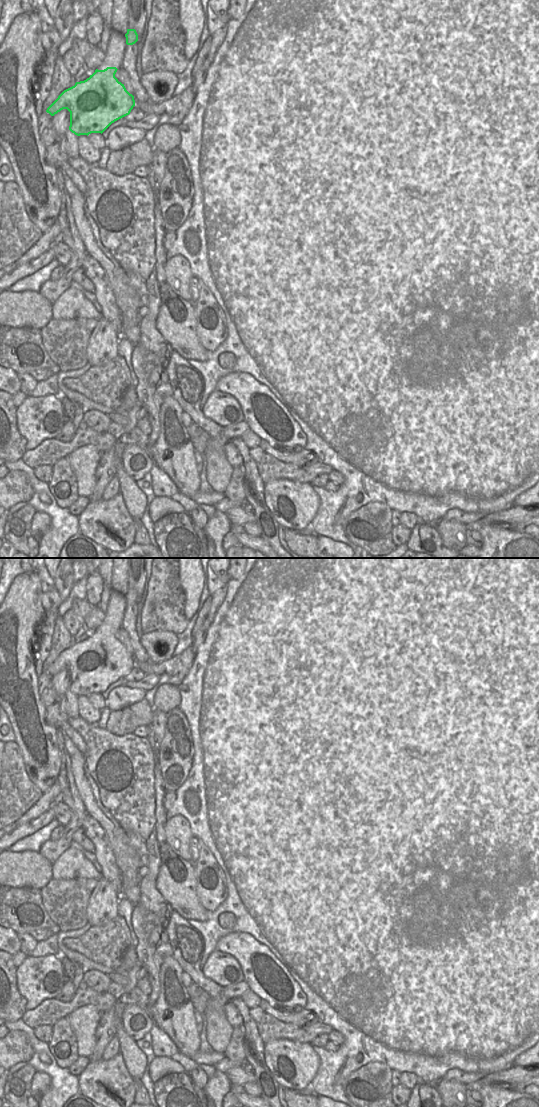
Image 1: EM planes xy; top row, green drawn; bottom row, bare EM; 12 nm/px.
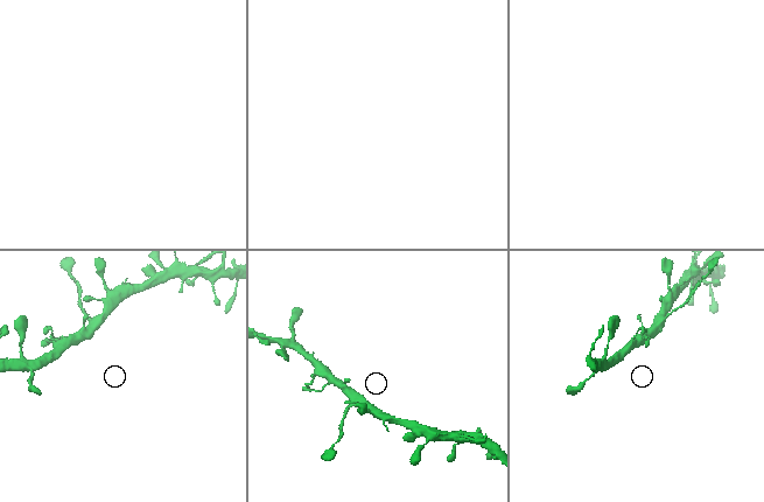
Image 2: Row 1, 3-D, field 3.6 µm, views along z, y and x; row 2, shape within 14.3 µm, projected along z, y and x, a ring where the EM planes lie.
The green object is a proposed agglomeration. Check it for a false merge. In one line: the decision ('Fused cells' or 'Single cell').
Single cell.

